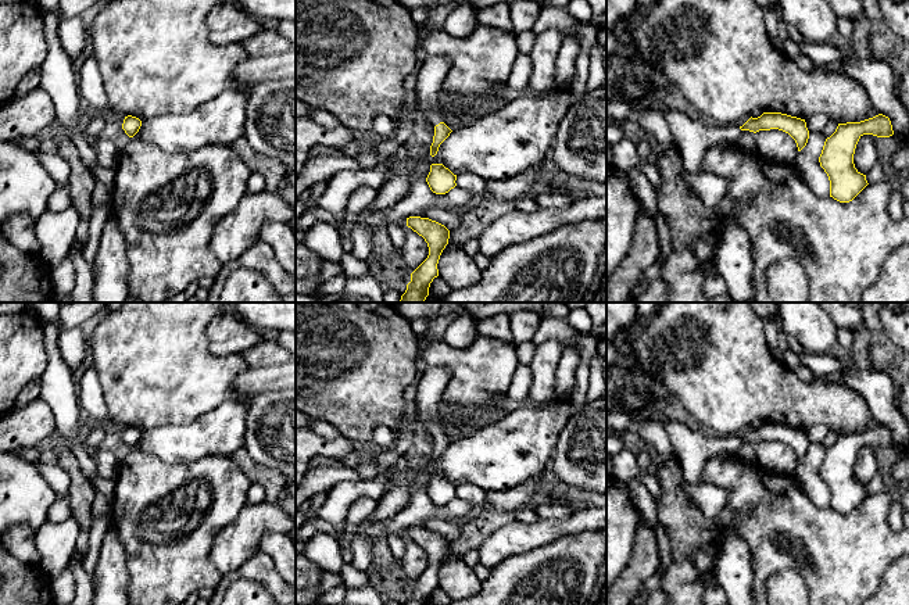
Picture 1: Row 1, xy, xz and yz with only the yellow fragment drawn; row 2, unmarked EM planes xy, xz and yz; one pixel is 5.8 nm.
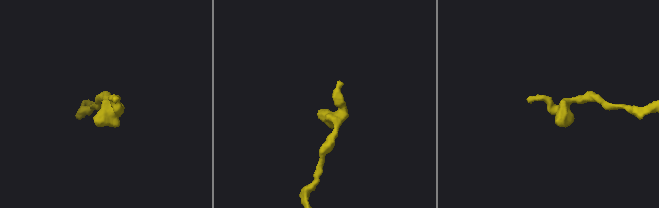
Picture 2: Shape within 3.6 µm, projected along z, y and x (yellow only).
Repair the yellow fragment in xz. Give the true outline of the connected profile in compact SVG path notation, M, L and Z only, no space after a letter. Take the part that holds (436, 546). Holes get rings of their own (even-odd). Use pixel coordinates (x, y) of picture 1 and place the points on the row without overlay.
M409 527L407 537L425 549L429 558L427 569L411 584L411 593L404 605L429 605L430 594L439 587L437 574L445 556L450 541L429 529Z

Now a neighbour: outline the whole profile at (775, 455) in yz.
M779 440L759 441L755 444L758 463L777 475L791 476L798 466L795 451Z

